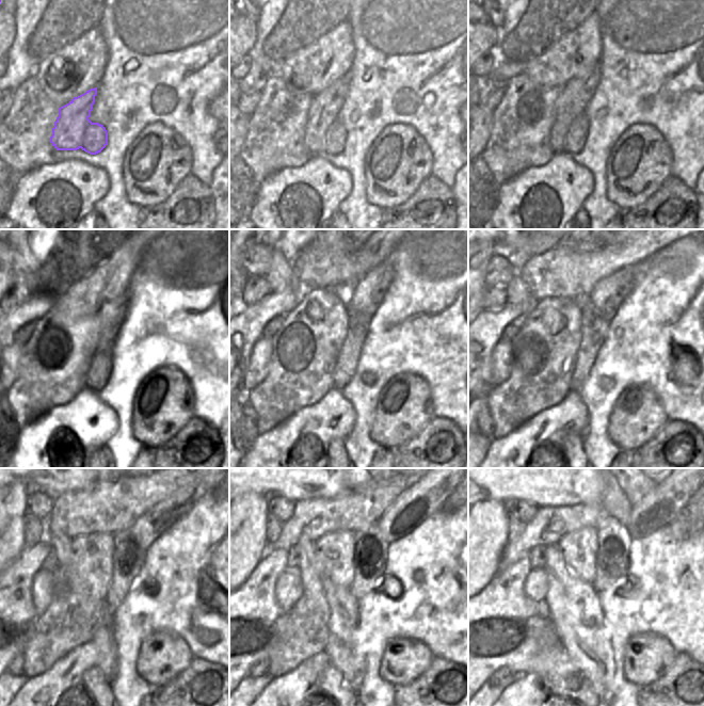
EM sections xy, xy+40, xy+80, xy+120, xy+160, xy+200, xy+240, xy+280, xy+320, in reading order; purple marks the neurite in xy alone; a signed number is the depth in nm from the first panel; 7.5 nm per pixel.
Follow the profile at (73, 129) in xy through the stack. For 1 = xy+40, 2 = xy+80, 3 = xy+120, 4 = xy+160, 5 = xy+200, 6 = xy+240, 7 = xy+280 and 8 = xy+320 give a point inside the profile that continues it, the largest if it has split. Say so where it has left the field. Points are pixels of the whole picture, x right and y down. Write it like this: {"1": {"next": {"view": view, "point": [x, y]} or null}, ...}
{"1": {"next": {"view": "xy+40", "point": [324, 133]}}, "2": {"next": {"view": "xy+80", "point": [569, 132]}}, "3": {"next": {"view": "xy+120", "point": [112, 314]}}, "4": {"next": {"view": "xy+160", "point": [368, 293]}}, "5": {"next": {"view": "xy+200", "point": [598, 310]}}, "6": {"next": {"view": "xy+240", "point": [130, 545]}}, "7": {"next": {"view": "xy+280", "point": [370, 557]}}, "8": {"next": {"view": "xy+320", "point": [614, 538]}}}

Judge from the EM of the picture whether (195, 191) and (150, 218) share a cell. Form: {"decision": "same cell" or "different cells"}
{"decision": "same cell"}

